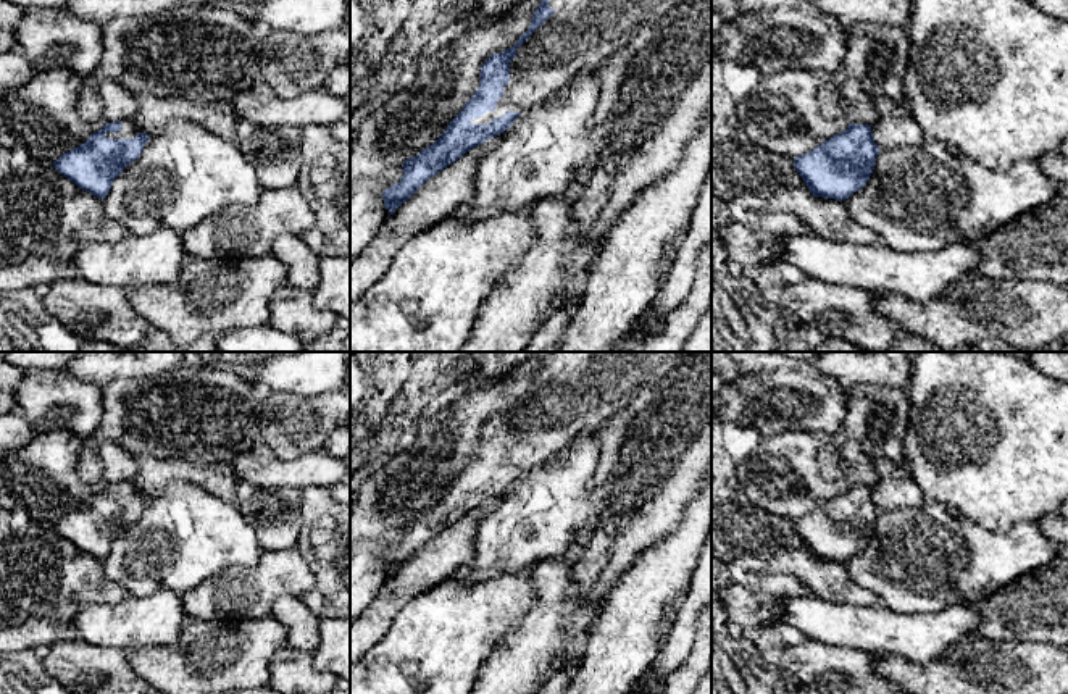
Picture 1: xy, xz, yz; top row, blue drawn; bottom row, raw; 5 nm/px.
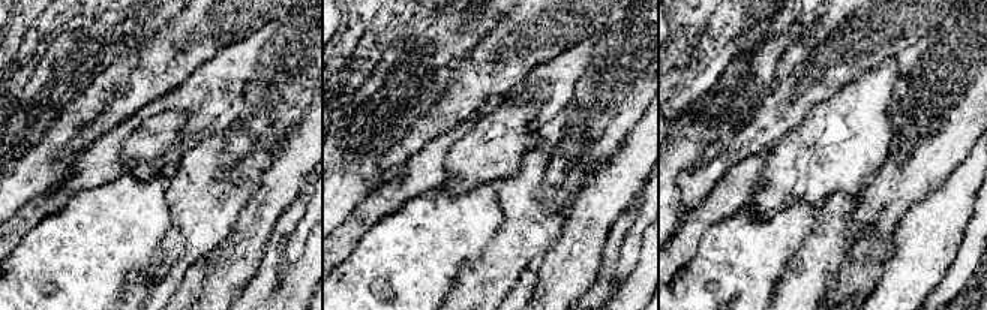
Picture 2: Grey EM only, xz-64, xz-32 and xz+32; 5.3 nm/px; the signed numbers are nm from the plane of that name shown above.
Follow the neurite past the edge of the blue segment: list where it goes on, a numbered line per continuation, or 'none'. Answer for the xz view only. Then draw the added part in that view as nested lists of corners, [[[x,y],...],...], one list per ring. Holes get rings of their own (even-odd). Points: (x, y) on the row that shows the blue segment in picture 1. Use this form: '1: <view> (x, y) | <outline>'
1: xz (581, 34) | [[[549,0],[555,10],[537,27],[510,61],[510,82],[494,111],[473,118],[473,124],[489,124],[507,111],[524,113],[566,87],[582,71],[590,71],[608,60],[647,26],[660,21],[681,0]]]

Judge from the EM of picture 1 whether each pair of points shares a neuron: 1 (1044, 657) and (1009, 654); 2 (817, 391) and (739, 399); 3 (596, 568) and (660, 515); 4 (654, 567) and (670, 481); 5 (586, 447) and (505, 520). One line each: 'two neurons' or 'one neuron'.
1: one neuron
2: one neuron
3: one neuron
4: two neurons
5: one neuron

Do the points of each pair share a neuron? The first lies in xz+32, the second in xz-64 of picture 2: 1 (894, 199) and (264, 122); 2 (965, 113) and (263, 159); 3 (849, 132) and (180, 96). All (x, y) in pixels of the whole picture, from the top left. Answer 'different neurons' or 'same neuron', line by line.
1: same neuron
2: different neurons
3: different neurons

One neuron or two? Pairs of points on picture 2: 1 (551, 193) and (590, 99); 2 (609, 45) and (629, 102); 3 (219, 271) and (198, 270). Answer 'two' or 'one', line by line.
1: one
2: one
3: two

